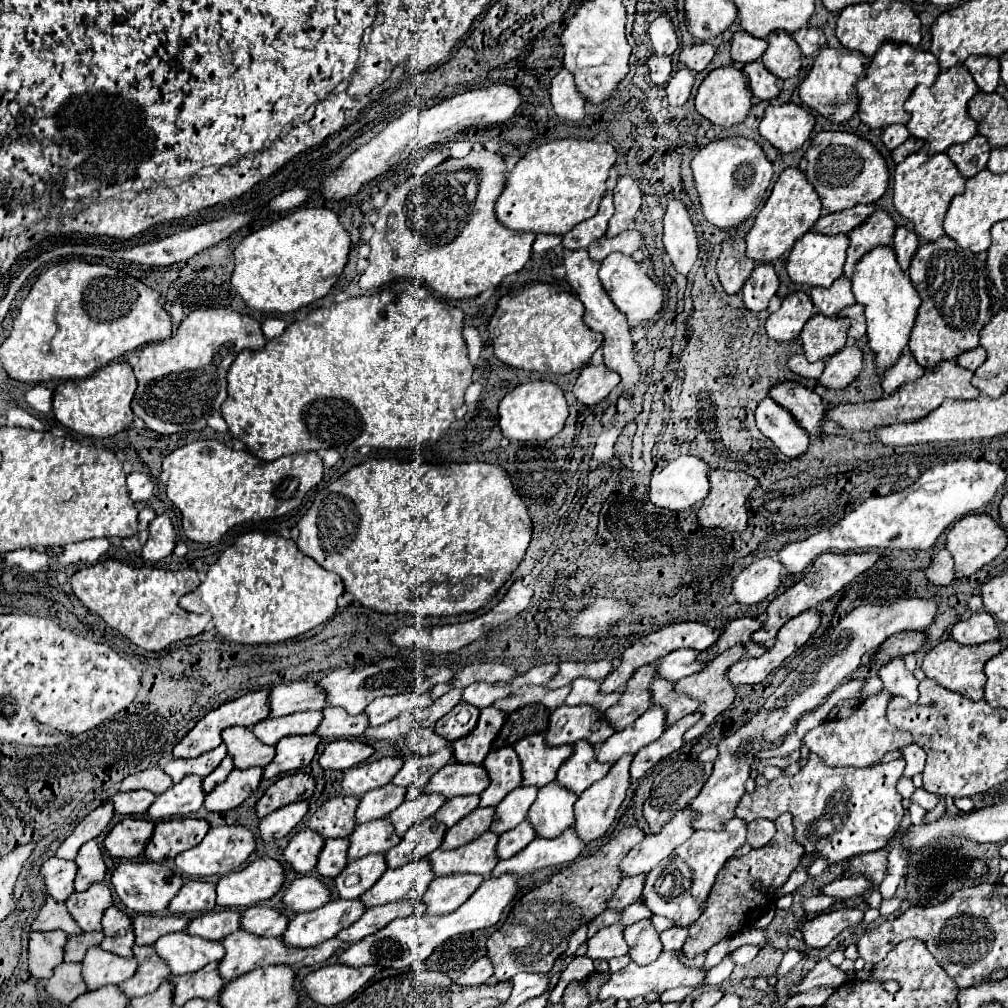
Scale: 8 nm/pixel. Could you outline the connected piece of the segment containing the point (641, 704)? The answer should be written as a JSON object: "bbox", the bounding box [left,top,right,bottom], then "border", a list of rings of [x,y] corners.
{"bbox":[605,664,657,730],"border":[[[657,664],[641,666],[633,678],[627,682],[627,688],[621,700],[605,712],[607,722],[615,726],[615,730],[623,730],[625,726],[633,724],[649,706],[651,706],[651,692],[649,686],[657,678]]]}

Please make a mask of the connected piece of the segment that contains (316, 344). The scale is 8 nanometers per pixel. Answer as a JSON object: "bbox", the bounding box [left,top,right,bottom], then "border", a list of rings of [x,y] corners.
{"bbox":[221,280,473,460],"border":[[[399,280],[383,290],[369,294],[369,296],[357,296],[349,298],[345,302],[333,304],[331,308],[319,308],[307,314],[305,320],[293,322],[279,338],[273,338],[265,344],[263,350],[249,352],[243,350],[237,354],[233,360],[229,372],[227,372],[227,398],[221,406],[221,414],[229,426],[229,432],[233,438],[241,440],[247,448],[249,454],[257,456],[259,460],[277,460],[279,456],[295,454],[295,452],[309,452],[309,450],[325,450],[325,448],[335,448],[335,450],[357,450],[361,446],[373,446],[373,448],[413,448],[413,446],[429,446],[435,444],[441,434],[449,428],[449,424],[455,420],[455,410],[463,406],[463,396],[465,390],[469,388],[473,366],[467,358],[467,346],[461,336],[463,330],[463,310],[455,308],[447,302],[437,300],[429,288],[409,282],[409,280]]]}

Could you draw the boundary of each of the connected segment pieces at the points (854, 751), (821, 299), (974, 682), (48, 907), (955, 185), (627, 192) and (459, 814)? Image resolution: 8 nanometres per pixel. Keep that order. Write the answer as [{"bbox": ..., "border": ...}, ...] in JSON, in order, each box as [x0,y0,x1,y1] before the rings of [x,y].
[{"bbox":[805,690,913,768],"border":[[[881,690],[879,694],[863,700],[853,710],[851,716],[847,716],[843,720],[827,720],[825,724],[809,730],[805,734],[805,744],[809,746],[811,752],[815,752],[819,758],[823,758],[823,762],[827,762],[829,766],[864,768],[881,762],[881,758],[889,750],[897,750],[897,748],[905,748],[905,746],[913,744],[913,736],[909,730],[895,728],[887,722],[885,710],[887,710],[887,704],[891,702],[891,698],[893,696],[887,690]]]},{"bbox":[809,276,855,316],"border":[[[845,276],[837,278],[831,288],[811,288],[809,296],[815,306],[815,312],[825,316],[835,316],[843,308],[855,304],[855,298],[851,292],[851,280]]]},{"bbox":[921,640,1003,700],"border":[[[945,640],[945,642],[939,642],[935,648],[931,648],[925,654],[921,668],[927,674],[927,678],[937,680],[941,686],[945,686],[953,692],[965,694],[973,700],[981,700],[983,692],[985,692],[985,680],[987,680],[985,672],[983,672],[983,666],[985,666],[987,660],[997,656],[1001,650],[1003,650],[1003,646],[1001,646],[999,640],[985,642],[985,644],[979,644],[979,646],[961,646],[955,640]]]},{"bbox":[31,896,81,934],"border":[[[51,896],[43,904],[43,908],[39,910],[39,914],[37,914],[31,928],[39,930],[39,932],[51,932],[51,930],[63,930],[67,934],[79,934],[81,932],[77,922],[71,918],[67,906],[57,902]]]},{"bbox":[893,144,965,242],"border":[[[925,144],[919,152],[907,156],[895,168],[893,206],[903,218],[913,222],[917,236],[933,242],[945,234],[943,232],[943,218],[945,218],[951,198],[957,194],[963,194],[963,190],[965,190],[965,178],[957,172],[955,164],[949,160],[949,156],[947,154],[933,154],[929,158],[927,144]]]},{"bbox":[607,176,643,236],"border":[[[619,176],[617,186],[613,190],[615,214],[609,220],[607,236],[617,236],[629,228],[631,220],[635,218],[635,212],[641,206],[641,200],[643,200],[643,194],[637,182],[631,176]]]},{"bbox":[435,794,479,828],"border":[[[467,794],[467,796],[459,796],[459,798],[451,798],[447,800],[439,812],[435,814],[435,818],[439,822],[443,822],[447,828],[451,828],[453,824],[457,824],[463,816],[467,816],[471,810],[475,810],[479,806],[479,796],[477,794]]]}]

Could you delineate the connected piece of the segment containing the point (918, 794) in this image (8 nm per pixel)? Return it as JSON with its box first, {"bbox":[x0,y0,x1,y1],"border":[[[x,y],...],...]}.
{"bbox":[911,788,939,810],"border":[[[917,788],[913,794],[911,794],[911,802],[923,806],[926,810],[932,810],[935,808],[939,801],[937,795],[927,792],[924,788]]]}

